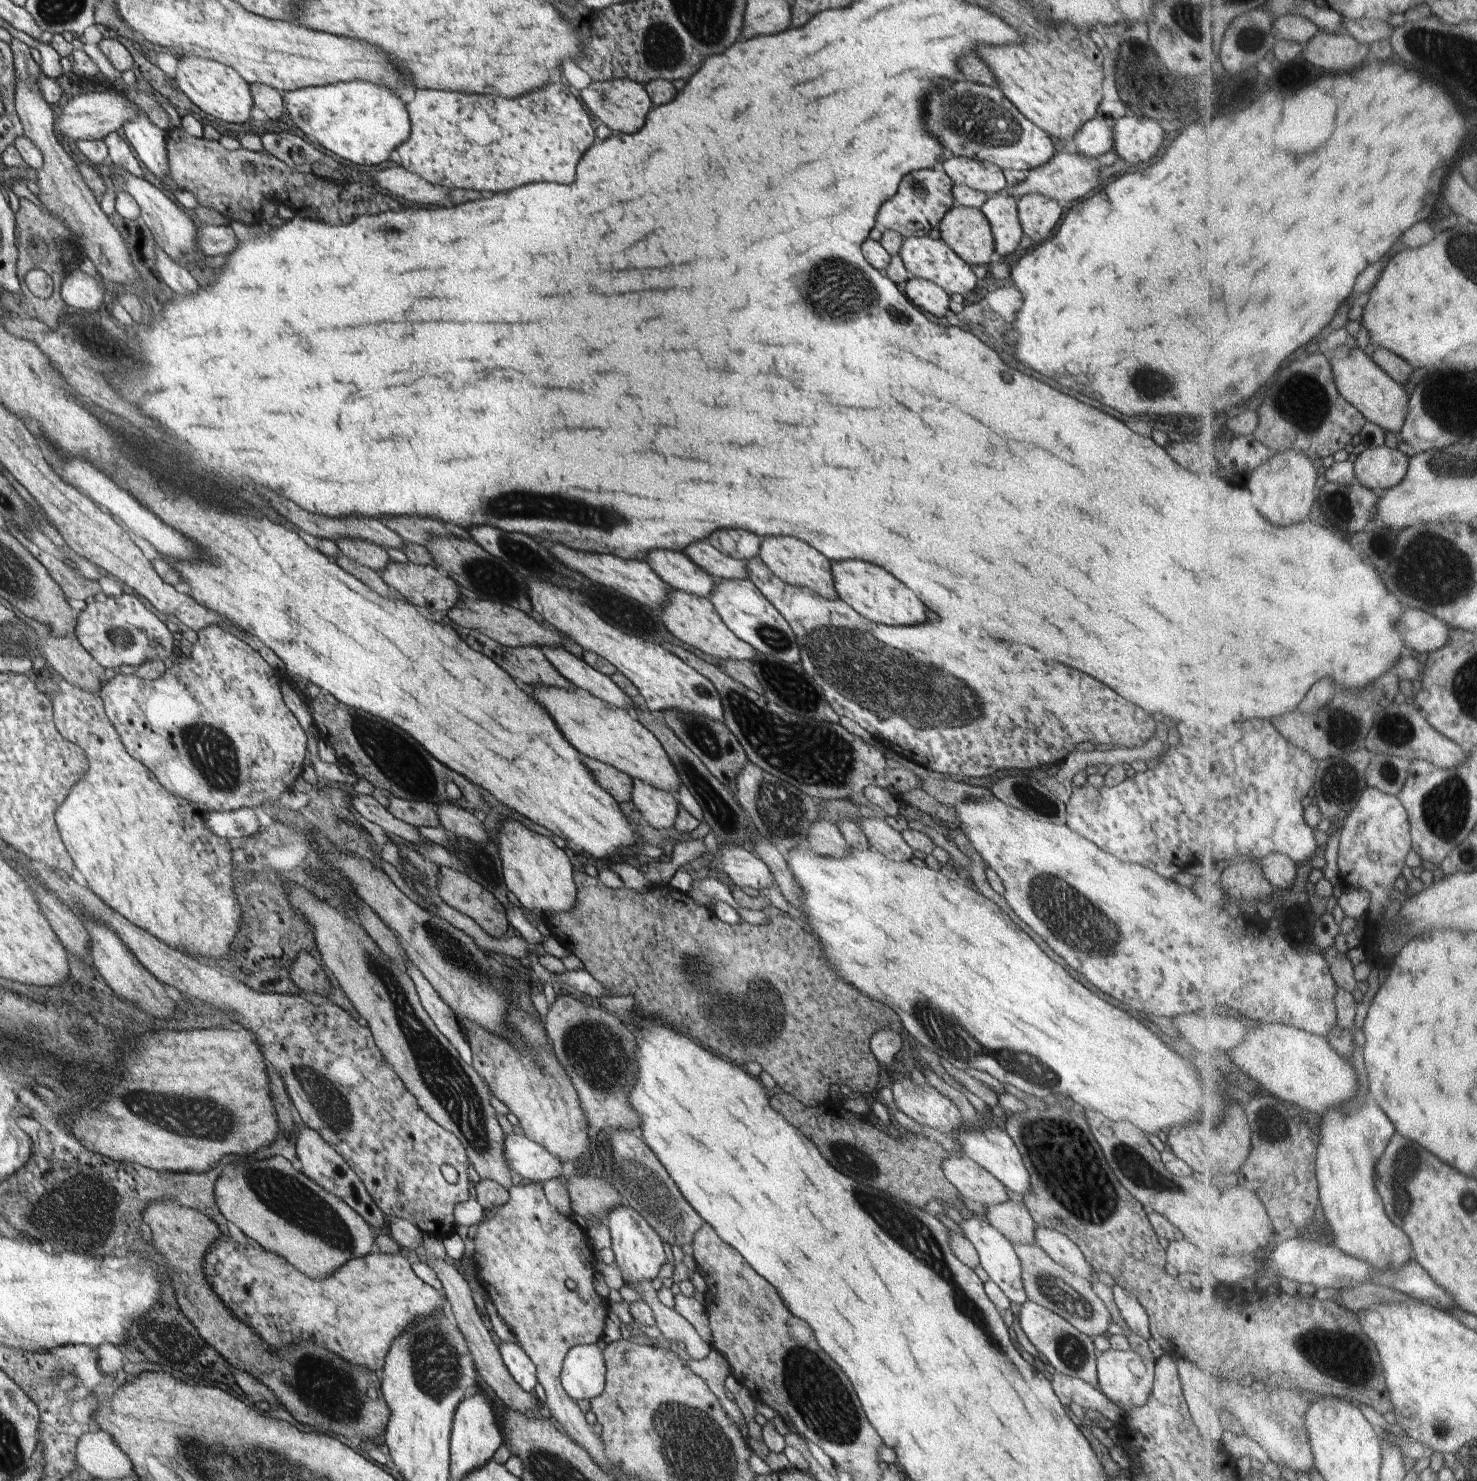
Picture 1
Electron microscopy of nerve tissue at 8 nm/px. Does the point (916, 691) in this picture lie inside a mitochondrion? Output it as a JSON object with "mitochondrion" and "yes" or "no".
{"mitochondrion":"yes"}

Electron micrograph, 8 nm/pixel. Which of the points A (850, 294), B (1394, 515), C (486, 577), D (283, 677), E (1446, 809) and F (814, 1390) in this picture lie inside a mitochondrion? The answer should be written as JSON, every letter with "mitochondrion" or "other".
{"A":"mitochondrion","B":"other","C":"mitochondrion","D":"other","E":"mitochondrion","F":"mitochondrion"}

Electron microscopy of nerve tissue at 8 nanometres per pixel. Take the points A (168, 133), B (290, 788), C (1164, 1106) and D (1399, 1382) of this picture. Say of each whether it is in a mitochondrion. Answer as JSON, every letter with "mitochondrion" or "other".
{"A":"other","B":"other","C":"other","D":"other"}

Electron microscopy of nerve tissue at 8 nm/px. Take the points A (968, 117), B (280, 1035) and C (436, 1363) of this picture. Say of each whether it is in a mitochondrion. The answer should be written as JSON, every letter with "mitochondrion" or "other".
{"A":"mitochondrion","B":"other","C":"mitochondrion"}

